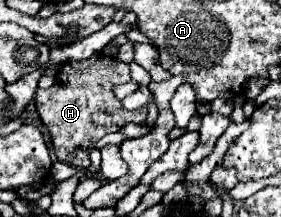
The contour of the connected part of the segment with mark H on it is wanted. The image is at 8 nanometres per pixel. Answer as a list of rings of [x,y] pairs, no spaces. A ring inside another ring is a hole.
[[[93,54],[87,60],[81,62],[65,62],[59,66],[55,84],[47,90],[37,90],[33,102],[39,112],[41,122],[47,126],[51,134],[51,144],[53,152],[59,160],[77,168],[89,168],[89,152],[93,150],[95,142],[101,140],[105,134],[119,130],[121,126],[129,122],[145,122],[145,108],[137,112],[129,112],[123,108],[123,104],[115,98],[113,86],[115,84],[125,84],[129,82],[129,64],[105,56],[105,54]],[[143,112],[143,114],[139,114]]]

